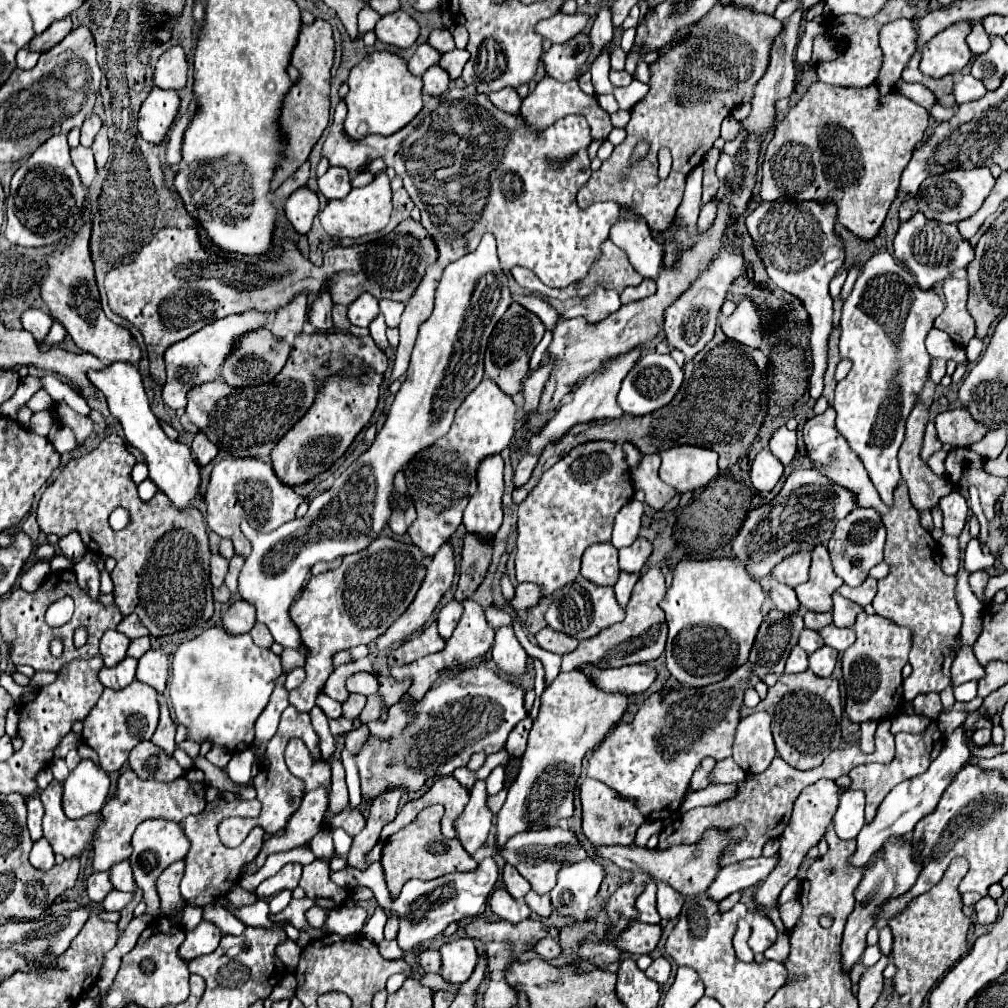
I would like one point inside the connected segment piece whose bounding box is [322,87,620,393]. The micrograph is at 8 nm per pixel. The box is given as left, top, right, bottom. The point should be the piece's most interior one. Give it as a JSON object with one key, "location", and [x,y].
{"location":[471,169]}

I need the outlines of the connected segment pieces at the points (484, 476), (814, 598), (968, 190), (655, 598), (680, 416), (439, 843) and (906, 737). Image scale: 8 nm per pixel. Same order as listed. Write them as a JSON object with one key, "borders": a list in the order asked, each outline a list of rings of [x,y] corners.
{"borders":[[[[500,455],[486,457],[478,467],[478,491],[470,499],[464,511],[464,527],[468,533],[492,543],[496,531],[502,525],[502,469],[504,461]]],[[[816,545],[812,549],[812,565],[806,583],[800,583],[794,591],[798,601],[816,613],[832,611],[832,593],[842,585],[840,577],[834,573],[828,549],[824,545]]],[[[976,167],[976,169],[954,169],[936,177],[928,177],[924,181],[924,185],[920,187],[920,191],[916,193],[916,203],[918,203],[918,211],[934,221],[942,221],[942,223],[958,223],[962,219],[968,219],[970,215],[974,215],[980,205],[984,203],[984,199],[988,197],[990,189],[994,187],[994,177],[990,173],[988,167]]],[[[648,567],[634,585],[632,597],[626,605],[626,619],[608,629],[602,629],[596,637],[580,641],[580,645],[562,657],[562,671],[574,671],[582,665],[596,665],[600,669],[608,667],[624,667],[634,663],[648,663],[658,659],[664,653],[666,645],[666,619],[660,609],[660,599],[666,593],[664,575],[660,567]]],[[[718,327],[706,349],[702,349],[682,367],[684,385],[680,387],[680,393],[676,393],[676,399],[664,405],[664,409],[638,417],[624,413],[620,419],[614,419],[614,425],[604,419],[576,425],[572,429],[586,429],[586,441],[606,439],[610,429],[614,429],[616,443],[628,441],[636,445],[642,455],[660,453],[676,445],[700,445],[718,453],[720,471],[728,469],[746,455],[748,445],[756,439],[756,433],[764,421],[762,371],[766,363],[768,357],[762,351],[728,339]]],[[[432,805],[426,807],[418,813],[416,821],[412,821],[408,827],[400,829],[398,833],[394,833],[392,837],[386,839],[384,847],[382,847],[382,869],[384,869],[384,879],[390,891],[390,897],[398,897],[400,889],[404,887],[406,881],[410,879],[436,879],[442,877],[446,873],[454,873],[454,871],[472,871],[478,867],[478,863],[464,853],[462,845],[458,839],[446,839],[440,833],[440,817],[442,817],[444,809],[442,805]]],[[[936,721],[930,723],[930,727],[922,733],[898,733],[896,735],[896,757],[894,761],[890,761],[888,765],[882,765],[882,763],[868,763],[868,765],[858,765],[856,769],[852,769],[848,773],[848,777],[852,779],[850,787],[848,789],[860,789],[864,791],[866,795],[866,823],[872,821],[872,817],[876,815],[876,809],[878,805],[882,803],[882,799],[902,781],[914,777],[914,775],[920,775],[928,769],[928,765],[938,757],[940,749],[942,749],[942,743],[940,743],[940,731],[938,731],[938,725]]]]}

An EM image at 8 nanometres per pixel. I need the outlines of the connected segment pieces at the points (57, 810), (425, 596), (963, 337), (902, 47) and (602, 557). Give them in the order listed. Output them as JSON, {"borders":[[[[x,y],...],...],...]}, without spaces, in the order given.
{"borders":[[[[52,781],[42,793],[40,801],[44,803],[44,819],[42,819],[42,829],[44,837],[52,845],[54,853],[64,855],[70,859],[72,855],[82,855],[88,843],[92,843],[94,833],[100,825],[100,813],[88,815],[82,819],[68,819],[62,811],[62,783]]],[[[444,541],[444,545],[442,545],[442,547],[438,549],[438,553],[432,557],[432,561],[430,561],[430,565],[428,565],[428,569],[426,569],[426,577],[424,577],[424,581],[422,581],[422,587],[420,587],[416,599],[414,599],[412,605],[406,609],[406,613],[404,613],[400,619],[396,619],[394,625],[392,625],[384,635],[378,637],[376,649],[382,651],[382,649],[390,647],[392,643],[402,643],[402,641],[408,639],[412,633],[416,633],[418,629],[422,629],[422,625],[430,619],[430,615],[432,615],[432,611],[436,609],[436,605],[438,605],[438,601],[442,599],[442,595],[450,589],[452,579],[454,579],[454,549],[452,549],[450,541]]],[[[950,277],[948,281],[944,281],[944,297],[946,297],[944,303],[946,307],[936,317],[934,327],[948,333],[956,345],[966,347],[968,341],[974,337],[974,321],[966,311],[968,281]]],[[[908,19],[890,21],[880,29],[880,47],[884,51],[884,63],[876,79],[876,85],[880,87],[882,93],[888,93],[892,85],[900,79],[902,69],[916,51],[914,41],[916,29],[914,23]]],[[[598,543],[582,555],[582,577],[596,585],[614,585],[618,581],[618,551],[612,543]]]]}

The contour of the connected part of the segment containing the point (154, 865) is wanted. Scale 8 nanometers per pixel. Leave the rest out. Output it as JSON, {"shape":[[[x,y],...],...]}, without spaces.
{"shape":[[[148,819],[148,821],[140,823],[138,829],[134,831],[132,847],[134,847],[134,853],[130,857],[130,863],[132,863],[132,871],[134,871],[134,881],[144,891],[144,903],[148,905],[148,913],[160,911],[160,899],[156,893],[154,881],[170,863],[186,857],[188,839],[184,837],[182,825],[176,821],[168,821],[168,819]]]}

